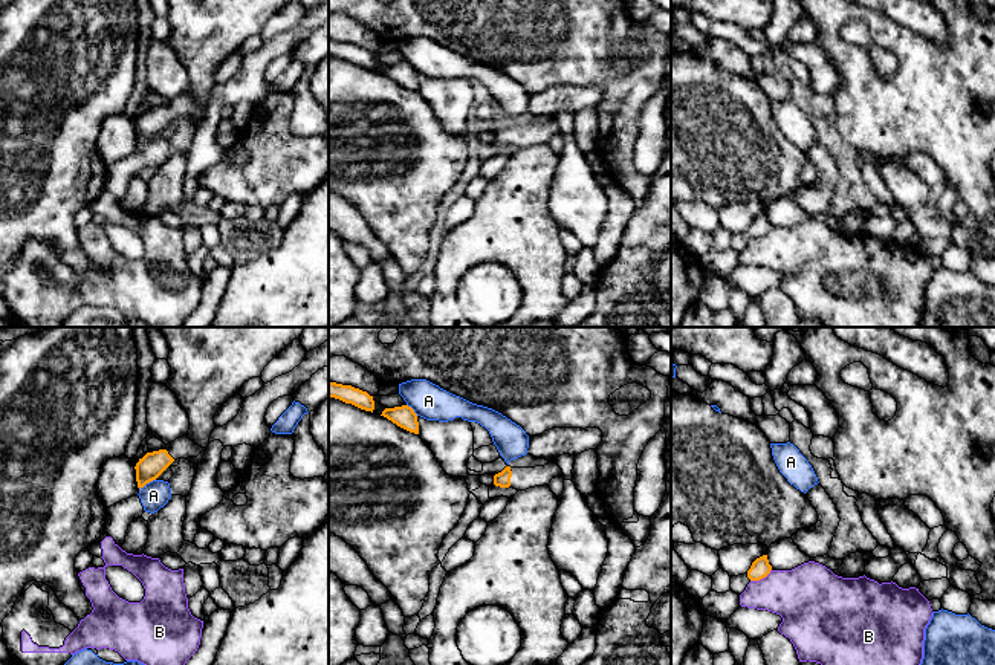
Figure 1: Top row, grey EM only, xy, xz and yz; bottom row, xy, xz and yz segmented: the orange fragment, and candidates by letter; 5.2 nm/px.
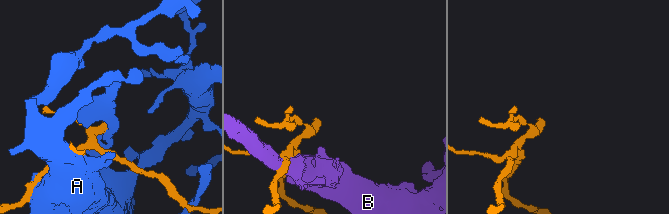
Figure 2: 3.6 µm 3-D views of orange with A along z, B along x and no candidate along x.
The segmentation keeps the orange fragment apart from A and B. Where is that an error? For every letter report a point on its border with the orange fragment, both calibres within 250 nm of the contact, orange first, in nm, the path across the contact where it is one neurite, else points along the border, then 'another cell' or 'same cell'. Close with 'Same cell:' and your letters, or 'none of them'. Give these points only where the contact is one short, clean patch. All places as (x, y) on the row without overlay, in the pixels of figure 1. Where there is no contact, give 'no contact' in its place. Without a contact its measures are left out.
A: xy (147, 139) | 140/150 nm | another cell
B: yz (761, 236) | 100/320 nm | another cell
Same cell: none of them

